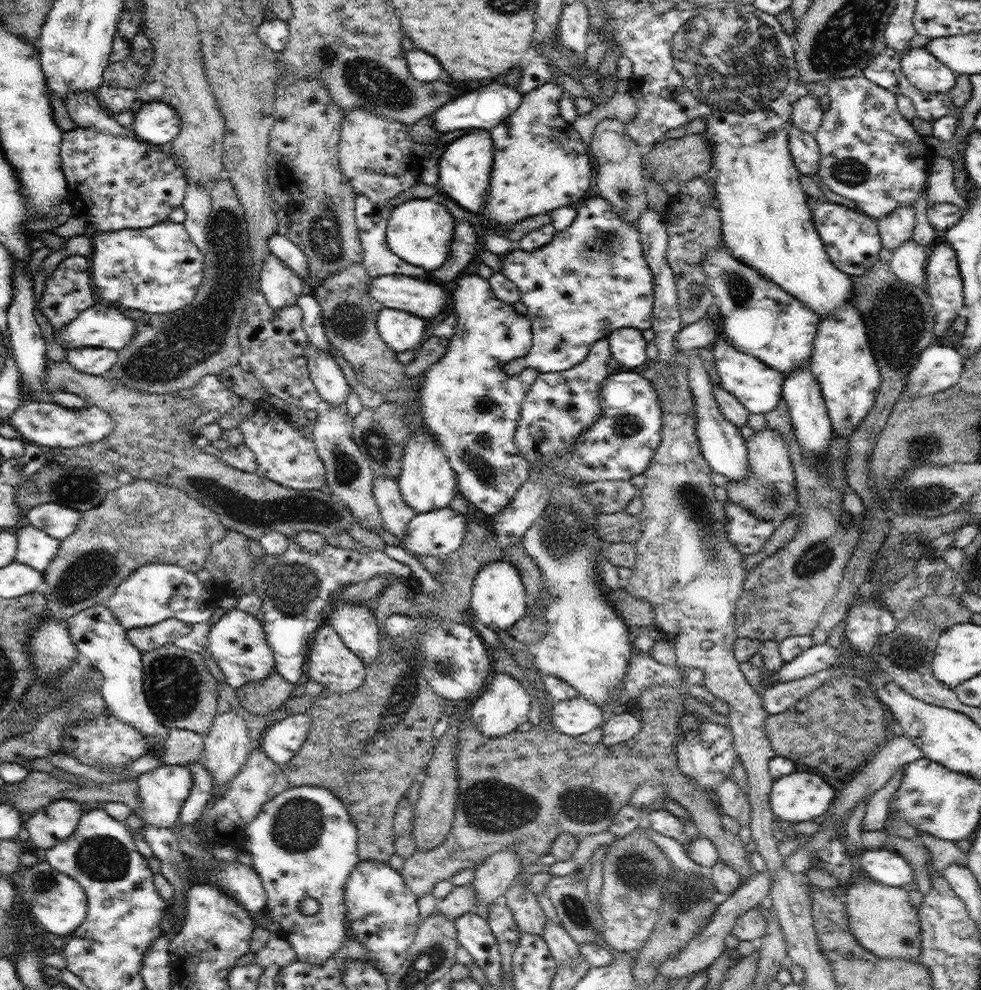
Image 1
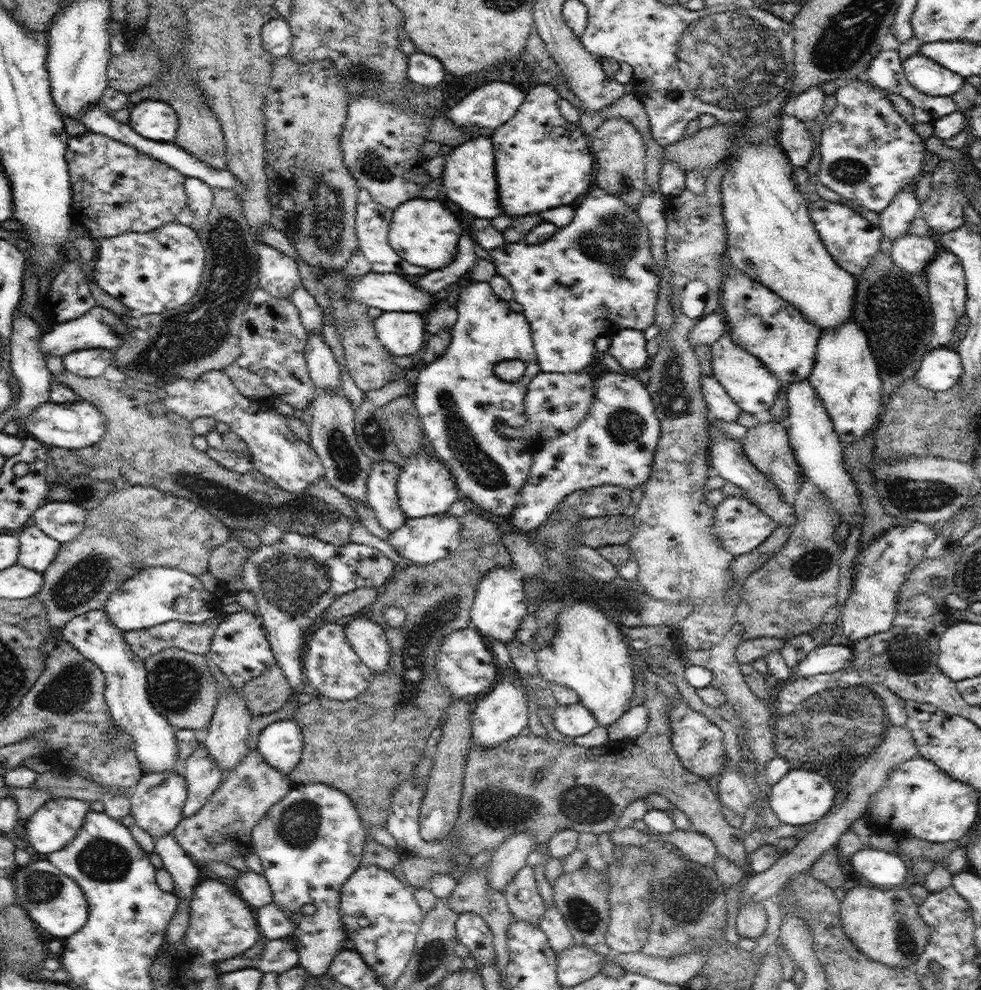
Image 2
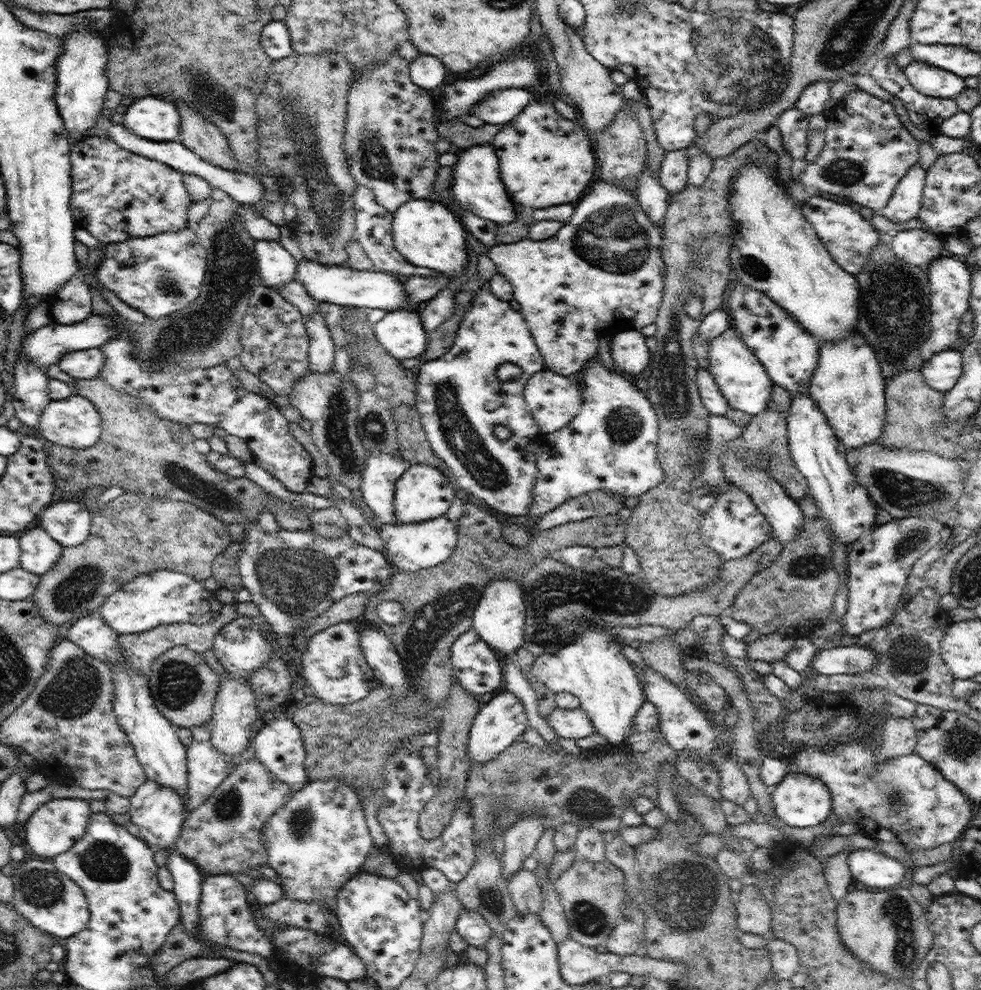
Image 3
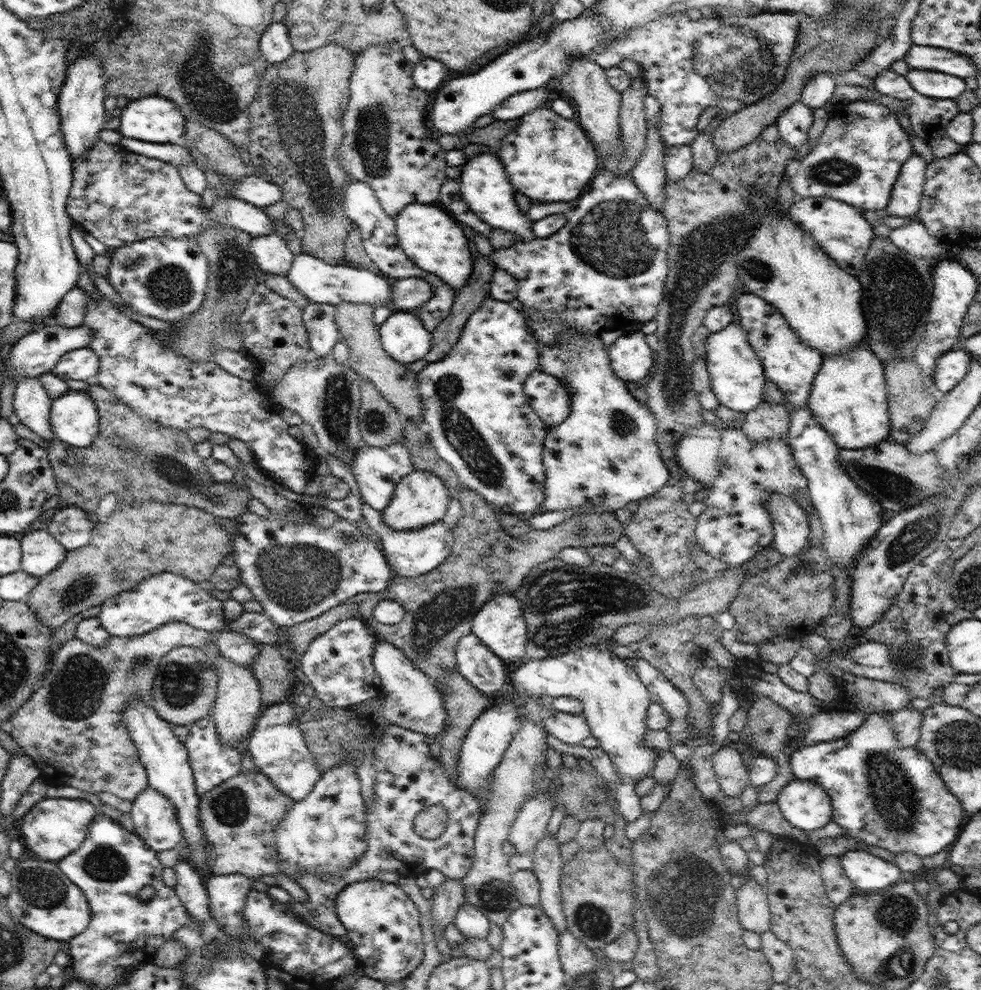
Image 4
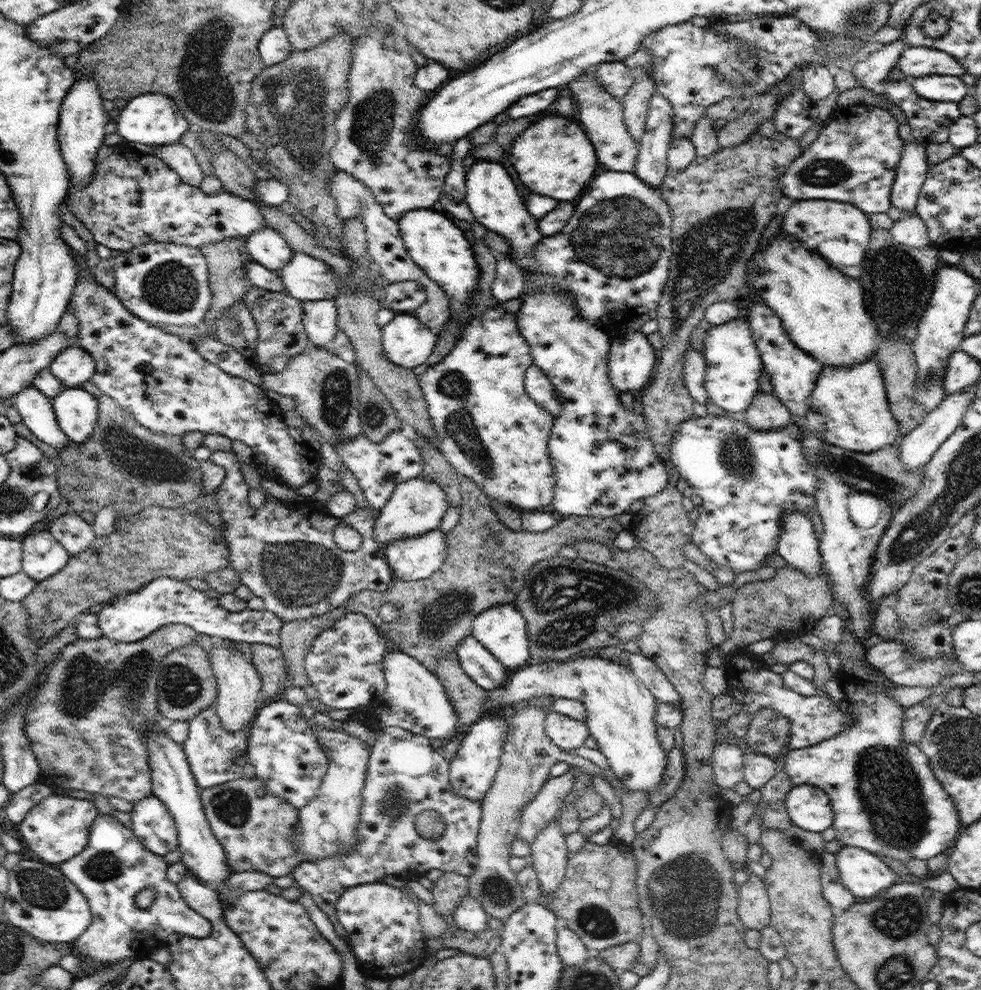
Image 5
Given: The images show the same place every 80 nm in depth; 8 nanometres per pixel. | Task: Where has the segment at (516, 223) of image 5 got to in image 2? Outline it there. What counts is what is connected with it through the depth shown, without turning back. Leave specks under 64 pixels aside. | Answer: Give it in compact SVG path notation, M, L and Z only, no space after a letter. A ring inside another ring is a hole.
M484 134L474 136L470 141L452 148L452 153L446 157L441 178L445 192L443 199L451 200L463 211L473 214L475 218L492 219L503 214L496 184L494 148L490 137L484 137Z

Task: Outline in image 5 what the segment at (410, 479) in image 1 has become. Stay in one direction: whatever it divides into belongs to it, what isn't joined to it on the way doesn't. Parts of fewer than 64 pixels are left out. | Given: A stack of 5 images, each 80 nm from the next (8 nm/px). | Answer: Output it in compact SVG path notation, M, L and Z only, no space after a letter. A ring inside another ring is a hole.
M422 476L408 479L396 485L389 501L378 510L380 514L377 516L373 531L375 539L384 547L391 540L397 538L412 538L426 534L431 530L436 530L442 522L442 517L448 510L449 502L446 493L442 487L435 482L428 482Z

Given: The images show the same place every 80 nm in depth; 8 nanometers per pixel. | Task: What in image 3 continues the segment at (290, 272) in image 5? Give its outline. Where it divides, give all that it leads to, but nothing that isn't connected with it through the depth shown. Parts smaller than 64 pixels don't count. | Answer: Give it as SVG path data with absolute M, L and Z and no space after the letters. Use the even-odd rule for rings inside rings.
M304 257L297 263L295 279L304 285L314 300L331 302L345 308L361 307L367 311L372 308L381 308L386 311L395 311L409 305L409 300L403 291L403 279L392 273L354 270L346 265L328 266L316 262L316 259L310 260Z

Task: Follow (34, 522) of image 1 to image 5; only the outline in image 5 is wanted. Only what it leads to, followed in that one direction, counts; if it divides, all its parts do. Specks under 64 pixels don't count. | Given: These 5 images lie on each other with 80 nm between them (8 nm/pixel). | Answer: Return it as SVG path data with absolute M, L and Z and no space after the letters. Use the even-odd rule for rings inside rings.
M76 512L56 517L49 531L64 546L69 556L84 552L96 537L93 524L84 521Z

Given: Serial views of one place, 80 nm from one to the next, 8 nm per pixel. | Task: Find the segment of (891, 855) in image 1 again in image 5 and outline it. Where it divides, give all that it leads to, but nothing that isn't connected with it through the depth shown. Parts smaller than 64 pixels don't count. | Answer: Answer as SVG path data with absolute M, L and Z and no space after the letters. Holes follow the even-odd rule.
M843 846L836 854L836 867L841 883L857 900L872 899L895 884L898 877L890 866L884 864L878 855L856 846Z

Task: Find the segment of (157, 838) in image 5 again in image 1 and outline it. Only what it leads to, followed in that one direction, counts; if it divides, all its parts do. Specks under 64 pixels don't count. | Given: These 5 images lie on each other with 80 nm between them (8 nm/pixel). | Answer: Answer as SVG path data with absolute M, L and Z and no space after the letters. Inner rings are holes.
M163 764L152 771L141 774L135 781L138 783L139 805L134 812L142 816L145 825L168 829L176 825L182 805L189 797L192 788L192 777L189 767Z

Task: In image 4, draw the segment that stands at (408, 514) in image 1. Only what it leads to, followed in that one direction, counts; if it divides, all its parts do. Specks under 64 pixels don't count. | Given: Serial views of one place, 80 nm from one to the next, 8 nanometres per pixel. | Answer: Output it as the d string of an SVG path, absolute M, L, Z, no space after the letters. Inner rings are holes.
M402 438L384 448L373 447L362 442L355 452L353 473L364 502L383 514L393 495L393 489L408 473L414 472L417 466L409 454L405 440Z

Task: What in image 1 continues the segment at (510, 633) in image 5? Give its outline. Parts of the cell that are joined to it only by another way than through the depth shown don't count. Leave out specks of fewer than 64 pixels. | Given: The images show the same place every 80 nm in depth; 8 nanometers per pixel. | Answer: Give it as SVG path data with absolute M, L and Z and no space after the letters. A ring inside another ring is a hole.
M508 556L483 566L475 577L470 598L470 609L484 626L496 632L496 629L508 630L526 615L528 598L520 573Z

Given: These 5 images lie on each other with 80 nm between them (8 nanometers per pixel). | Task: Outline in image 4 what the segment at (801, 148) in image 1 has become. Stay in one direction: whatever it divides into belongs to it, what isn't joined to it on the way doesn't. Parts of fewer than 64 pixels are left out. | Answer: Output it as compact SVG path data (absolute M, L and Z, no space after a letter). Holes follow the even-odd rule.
M794 103L776 120L775 126L786 146L798 150L808 140L808 130L812 127L814 110L806 103Z

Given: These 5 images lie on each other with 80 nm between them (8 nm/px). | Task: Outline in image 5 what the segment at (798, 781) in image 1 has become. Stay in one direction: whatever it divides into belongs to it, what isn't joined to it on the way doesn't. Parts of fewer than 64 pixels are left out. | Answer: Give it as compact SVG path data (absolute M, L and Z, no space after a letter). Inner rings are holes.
M794 785L784 800L792 824L810 832L824 832L833 826L829 796L817 786Z

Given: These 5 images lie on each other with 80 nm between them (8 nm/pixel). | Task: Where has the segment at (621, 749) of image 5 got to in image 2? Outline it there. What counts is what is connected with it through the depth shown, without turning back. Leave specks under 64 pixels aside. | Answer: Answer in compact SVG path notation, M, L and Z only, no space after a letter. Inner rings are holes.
M574 603L558 613L554 640L536 653L538 672L547 682L575 690L596 723L608 728L622 719L634 696L635 668L630 649L620 625L602 609L589 603Z

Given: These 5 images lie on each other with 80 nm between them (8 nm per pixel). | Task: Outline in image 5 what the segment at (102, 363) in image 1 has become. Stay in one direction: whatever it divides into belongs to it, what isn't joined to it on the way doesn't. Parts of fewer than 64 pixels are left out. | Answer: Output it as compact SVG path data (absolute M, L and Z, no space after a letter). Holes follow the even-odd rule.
M76 344L63 348L48 369L66 388L70 388L92 379L95 368L91 354Z

